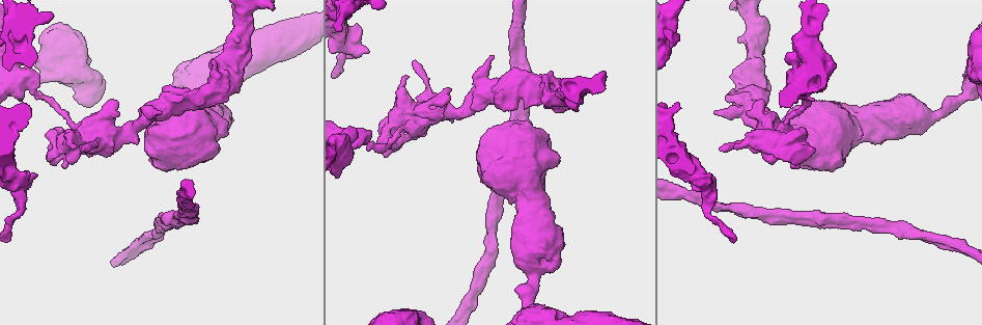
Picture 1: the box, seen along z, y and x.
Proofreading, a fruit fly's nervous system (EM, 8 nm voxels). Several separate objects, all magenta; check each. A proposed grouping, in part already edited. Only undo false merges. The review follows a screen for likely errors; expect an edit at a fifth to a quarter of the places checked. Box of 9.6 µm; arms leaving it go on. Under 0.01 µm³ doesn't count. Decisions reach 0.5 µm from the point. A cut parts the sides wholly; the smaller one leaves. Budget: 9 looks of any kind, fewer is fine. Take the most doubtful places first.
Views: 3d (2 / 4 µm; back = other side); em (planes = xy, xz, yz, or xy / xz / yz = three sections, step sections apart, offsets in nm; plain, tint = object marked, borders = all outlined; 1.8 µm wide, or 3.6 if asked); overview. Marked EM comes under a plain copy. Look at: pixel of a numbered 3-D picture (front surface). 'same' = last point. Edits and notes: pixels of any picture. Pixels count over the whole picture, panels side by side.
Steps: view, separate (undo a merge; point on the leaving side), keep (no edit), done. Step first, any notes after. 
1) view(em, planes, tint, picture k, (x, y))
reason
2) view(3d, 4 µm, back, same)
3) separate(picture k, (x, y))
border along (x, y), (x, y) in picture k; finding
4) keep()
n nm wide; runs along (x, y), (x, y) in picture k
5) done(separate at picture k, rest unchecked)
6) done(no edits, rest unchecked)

view(em, planes, tint, picture 1, (358, 140))
thick turns thin

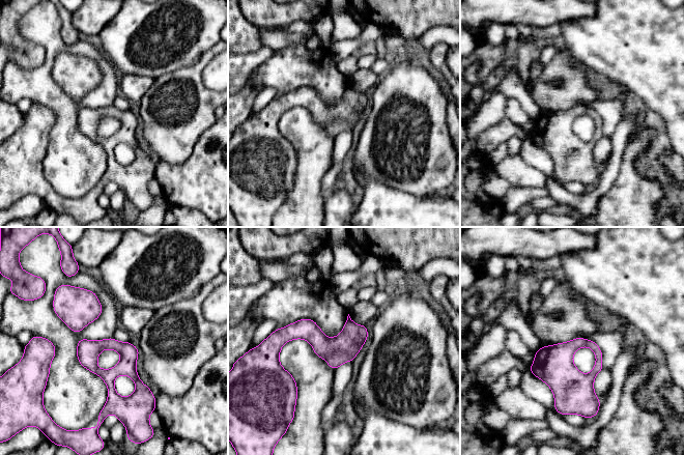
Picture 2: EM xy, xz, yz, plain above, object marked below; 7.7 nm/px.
keep()
140 nm wide; runs along (365, 333), (347, 343), (311, 333), (282, 338) in picture 2; continuous, no second cell

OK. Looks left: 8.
view(em, xz, step 16, tint, picture 1, (692, 170))
four-way junction

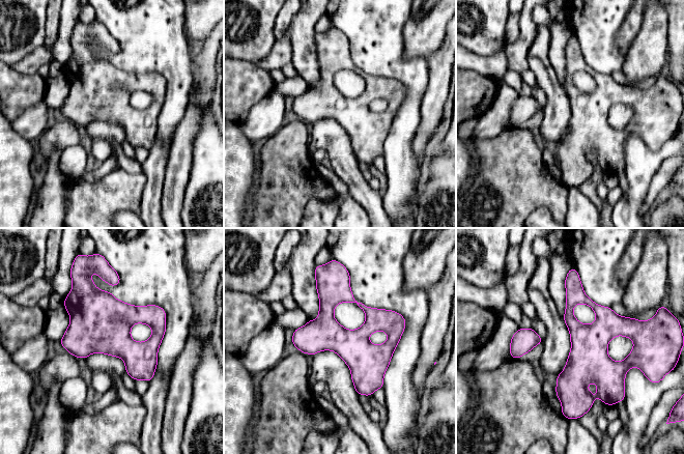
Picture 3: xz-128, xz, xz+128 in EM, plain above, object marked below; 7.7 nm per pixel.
keep()
runs along (568, 284), (576, 404) in picture 3; continuous, no second cell

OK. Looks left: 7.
view(3d, 2 µm, picture 1, (240, 24))
narrows sharply

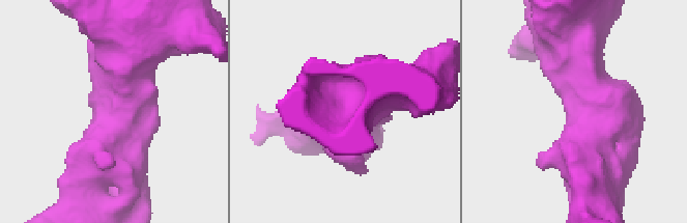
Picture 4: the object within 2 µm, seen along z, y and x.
view(em, 3.6 µm, yz, step 8, tint, picture 4, (581, 101))

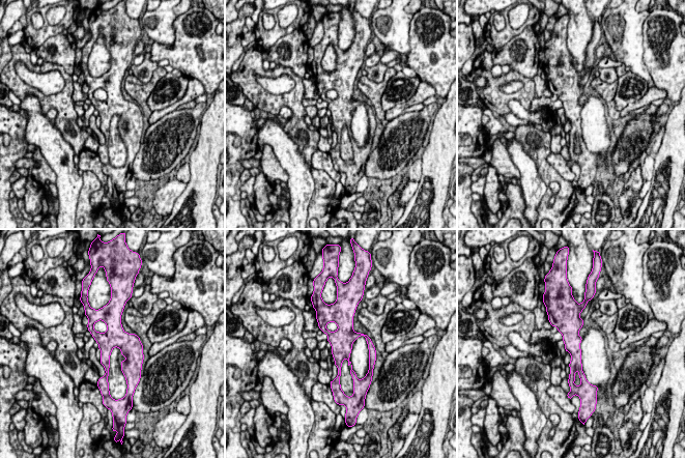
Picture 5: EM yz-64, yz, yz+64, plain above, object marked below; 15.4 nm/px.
view(em, 3.6 µm, planes, tint, same)

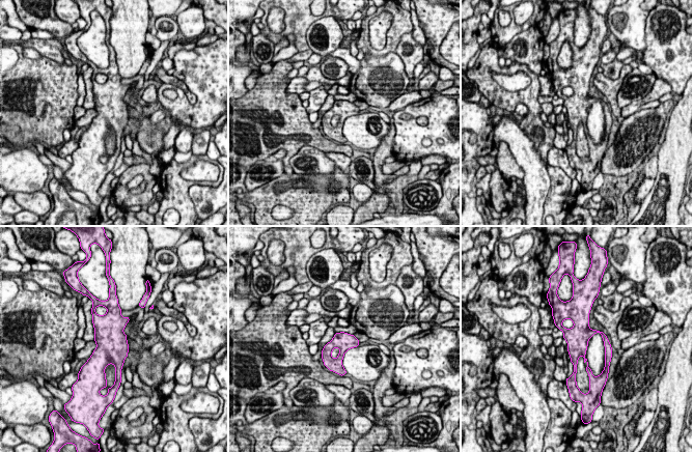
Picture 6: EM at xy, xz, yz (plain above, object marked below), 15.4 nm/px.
keep()
320 nm wide; one cell here

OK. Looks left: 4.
view(3d, 4 µm, picture 1, (786, 143))
abrupt turn

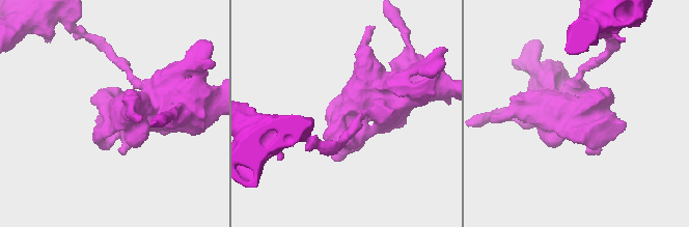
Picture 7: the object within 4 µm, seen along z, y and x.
view(em, planes, tint, picture 7, (577, 112))
shape alone is not enough

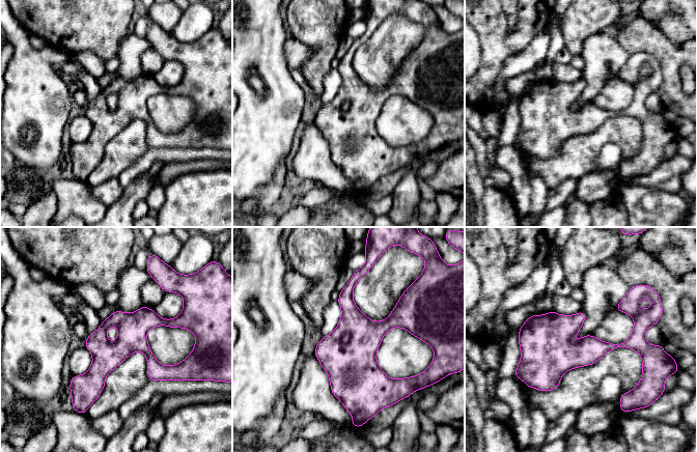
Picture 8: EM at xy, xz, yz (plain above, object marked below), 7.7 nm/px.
keep()
220 nm wide; runs along (174, 321), (147, 321), (72, 386) in picture 8; all the same cell

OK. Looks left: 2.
done(no edits, rest unchecked)

